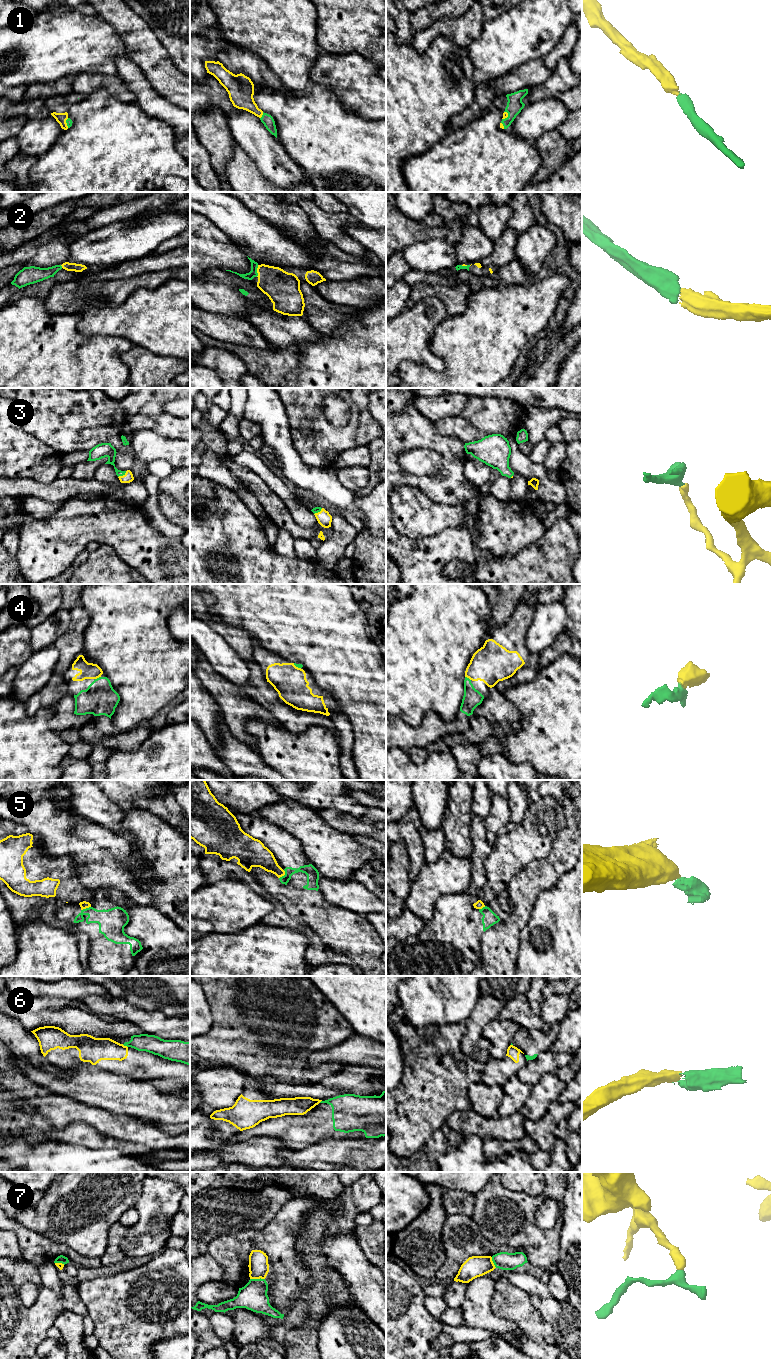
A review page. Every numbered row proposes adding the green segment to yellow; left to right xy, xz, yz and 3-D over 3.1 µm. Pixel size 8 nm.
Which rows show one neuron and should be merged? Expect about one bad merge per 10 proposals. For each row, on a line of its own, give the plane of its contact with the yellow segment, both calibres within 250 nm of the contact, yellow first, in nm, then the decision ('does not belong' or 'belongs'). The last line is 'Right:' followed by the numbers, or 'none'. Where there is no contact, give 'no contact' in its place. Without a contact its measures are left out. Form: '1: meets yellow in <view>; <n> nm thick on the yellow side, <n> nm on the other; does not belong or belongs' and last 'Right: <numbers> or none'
1: meets yellow in xz; 200 nm thick on the yellow side, 90 nm on the other; belongs
2: meets yellow in xz; 260 nm thick on the yellow side, 70 nm on the other; belongs
3: meets yellow in xy; 80 nm thick on the yellow side, 110 nm on the other; belongs
4: meets yellow in xy; 130 nm thick on the yellow side, 260 nm on the other; belongs
5: meets yellow in xz; 180 nm thick on the yellow side, 100 nm on the other; does not belong
6: meets yellow in xy; 190 nm thick on the yellow side, 150 nm on the other; does not belong
7: meets yellow in xz; 160 nm thick on the yellow side, 220 nm on the other; does not belong
Right: 1, 2, 3, 4

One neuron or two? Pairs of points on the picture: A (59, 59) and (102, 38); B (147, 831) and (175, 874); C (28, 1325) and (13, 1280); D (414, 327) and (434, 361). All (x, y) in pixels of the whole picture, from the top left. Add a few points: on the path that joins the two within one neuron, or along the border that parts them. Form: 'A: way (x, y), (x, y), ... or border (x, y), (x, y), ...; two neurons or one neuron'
A: way (70, 48), (75, 43), (91, 43); one neuron
B: way (154, 842), (160, 851), (161, 859), (165, 863); one neuron
C: way (17, 1314), (12, 1309), (12, 1291); one neuron
D: way (414, 335), (414, 341), (426, 353); one neuron

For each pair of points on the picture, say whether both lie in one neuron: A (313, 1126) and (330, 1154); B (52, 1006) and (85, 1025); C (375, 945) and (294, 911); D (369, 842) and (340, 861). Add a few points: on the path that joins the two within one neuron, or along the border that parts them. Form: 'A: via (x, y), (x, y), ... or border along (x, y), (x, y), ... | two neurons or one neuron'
A: border along (333, 1138), (320, 1140), (300, 1149) | two neurons
B: via (60, 1013), (77, 1020) | one neuron
C: via (355, 935), (337, 928), (314, 911) | one neuron
D: border along (353, 836), (359, 843), (368, 847), (375, 856) | two neurons

